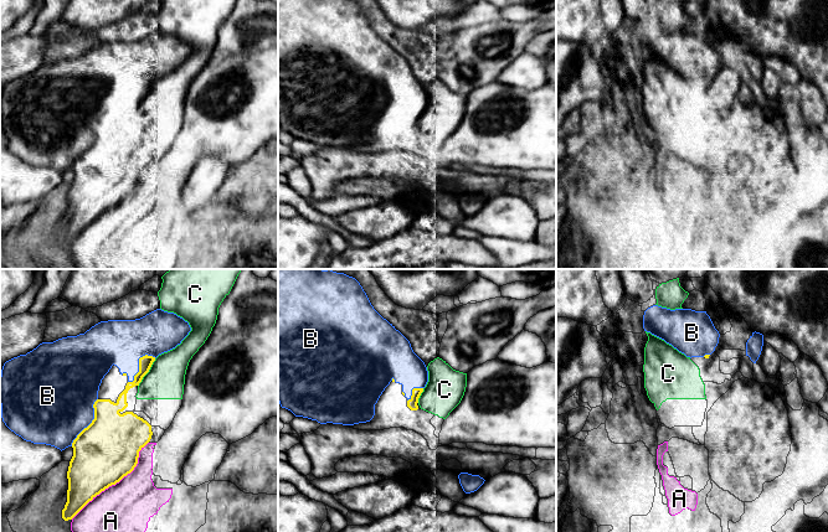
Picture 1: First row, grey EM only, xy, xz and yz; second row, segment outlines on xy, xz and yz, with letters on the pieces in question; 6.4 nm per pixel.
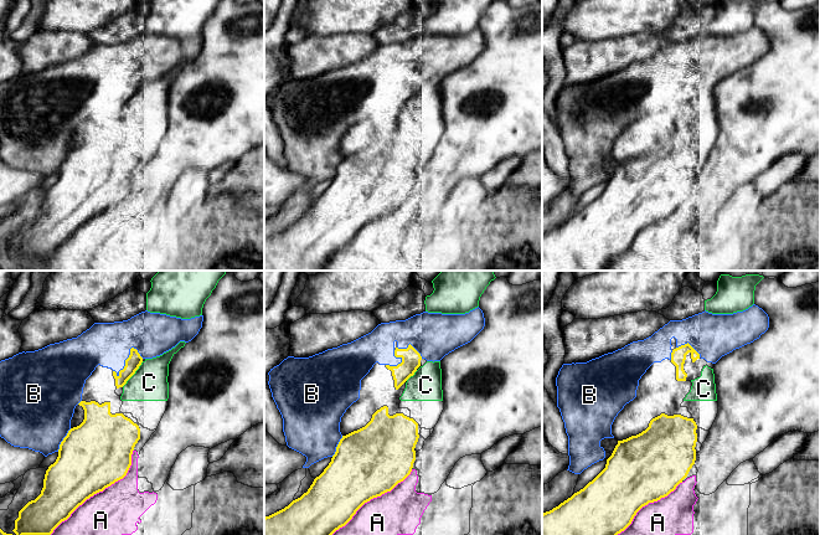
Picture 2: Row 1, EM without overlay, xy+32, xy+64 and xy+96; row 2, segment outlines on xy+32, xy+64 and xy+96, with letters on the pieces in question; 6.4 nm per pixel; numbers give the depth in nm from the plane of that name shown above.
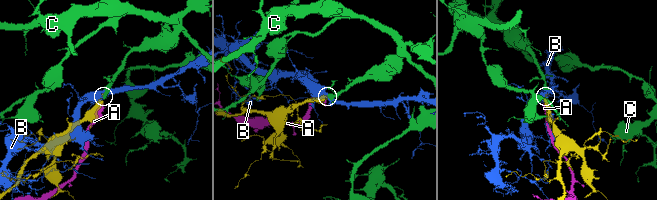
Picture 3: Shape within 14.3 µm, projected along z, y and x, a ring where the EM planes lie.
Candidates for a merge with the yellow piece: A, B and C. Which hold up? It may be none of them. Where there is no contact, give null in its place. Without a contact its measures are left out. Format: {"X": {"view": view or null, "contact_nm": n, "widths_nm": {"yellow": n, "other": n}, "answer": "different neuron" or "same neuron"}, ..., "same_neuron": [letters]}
{"A": {"view": "xy", "contact_nm": 700, "widths_nm": {"yellow": 400, "other": 380}, "answer": "different neuron"}, "B": {"view": "xy", "contact_nm": 360, "widths_nm": {"yellow": 400, "other": 460}, "answer": "different neuron"}, "C": {"view": "xy", "contact_nm": 220, "widths_nm": {"yellow": 90, "other": 240}, "answer": "same neuron"}, "same_neuron": ["C"]}

